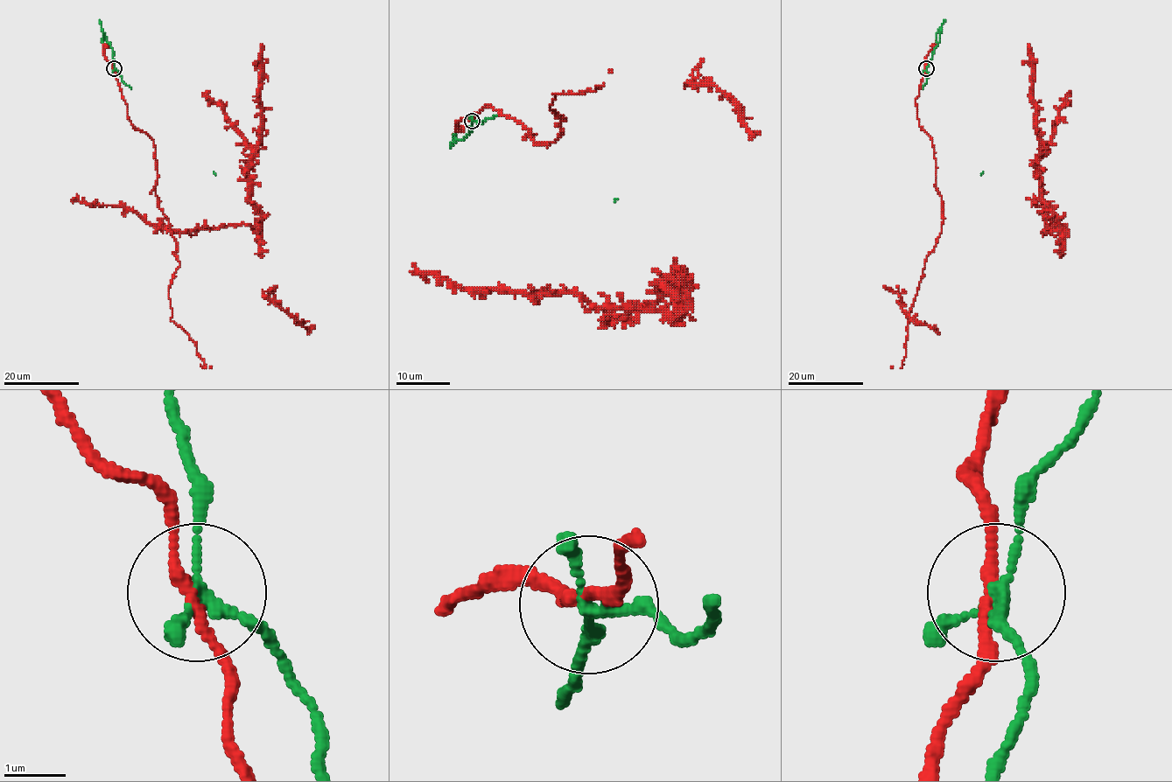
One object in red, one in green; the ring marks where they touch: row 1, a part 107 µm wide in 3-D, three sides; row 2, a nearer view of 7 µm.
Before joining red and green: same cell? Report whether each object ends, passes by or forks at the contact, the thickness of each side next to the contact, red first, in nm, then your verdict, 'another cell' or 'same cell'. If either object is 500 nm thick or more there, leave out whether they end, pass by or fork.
red passes by; green forks there; 170 nm thick on the red side, 150 nm on the other; same cell

